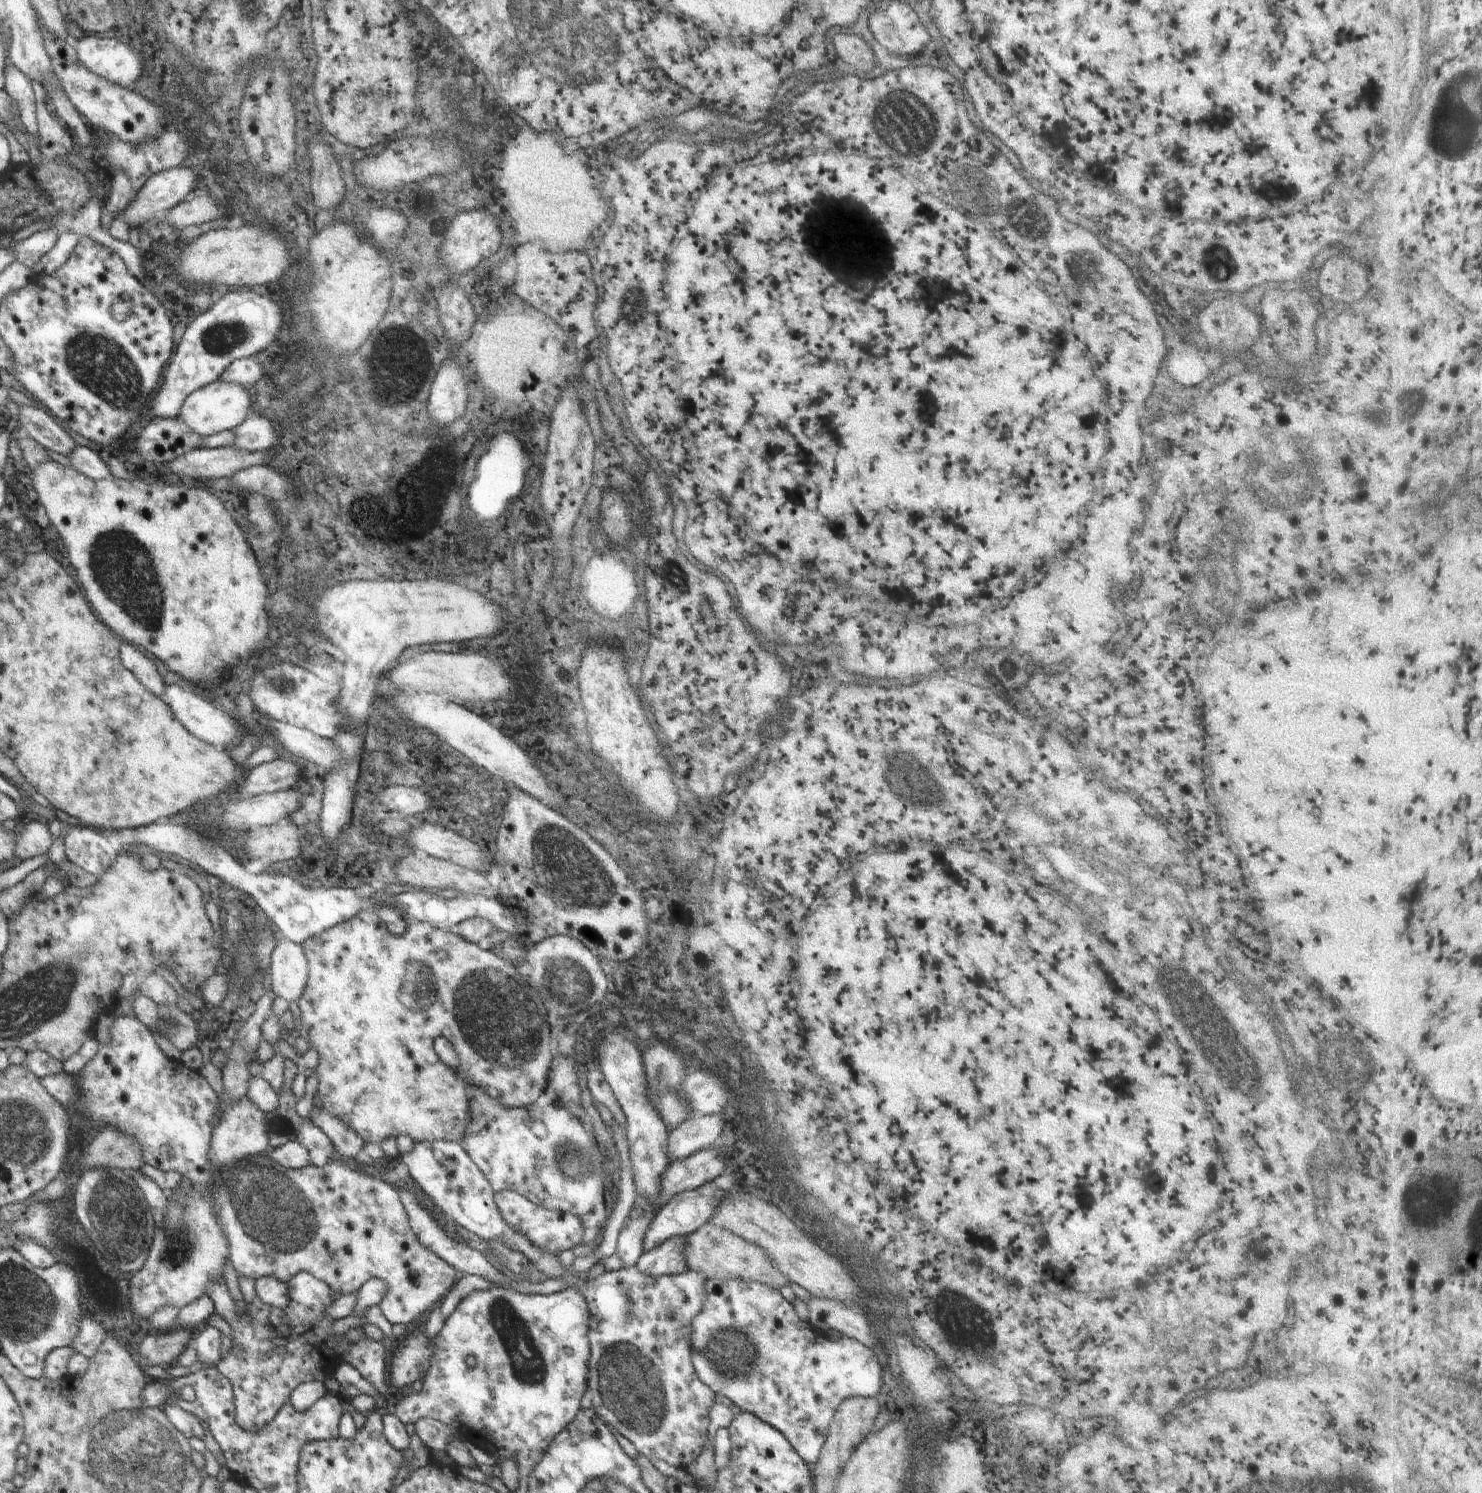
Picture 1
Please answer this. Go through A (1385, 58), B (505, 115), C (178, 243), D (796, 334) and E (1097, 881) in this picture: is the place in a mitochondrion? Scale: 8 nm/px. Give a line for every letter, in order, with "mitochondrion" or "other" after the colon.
A: other
B: other
C: other
D: other
E: mitochondrion

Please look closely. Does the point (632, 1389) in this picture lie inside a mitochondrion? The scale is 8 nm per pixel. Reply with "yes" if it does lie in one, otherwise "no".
yes

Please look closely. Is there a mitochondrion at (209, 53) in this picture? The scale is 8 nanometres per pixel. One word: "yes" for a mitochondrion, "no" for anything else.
yes

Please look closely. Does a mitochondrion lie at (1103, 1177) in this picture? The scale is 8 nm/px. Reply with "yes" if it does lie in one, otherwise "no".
no

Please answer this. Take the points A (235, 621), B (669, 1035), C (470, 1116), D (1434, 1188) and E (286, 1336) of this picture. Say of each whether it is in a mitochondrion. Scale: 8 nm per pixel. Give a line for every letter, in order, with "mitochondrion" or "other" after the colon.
A: other
B: mitochondrion
C: other
D: mitochondrion
E: other

